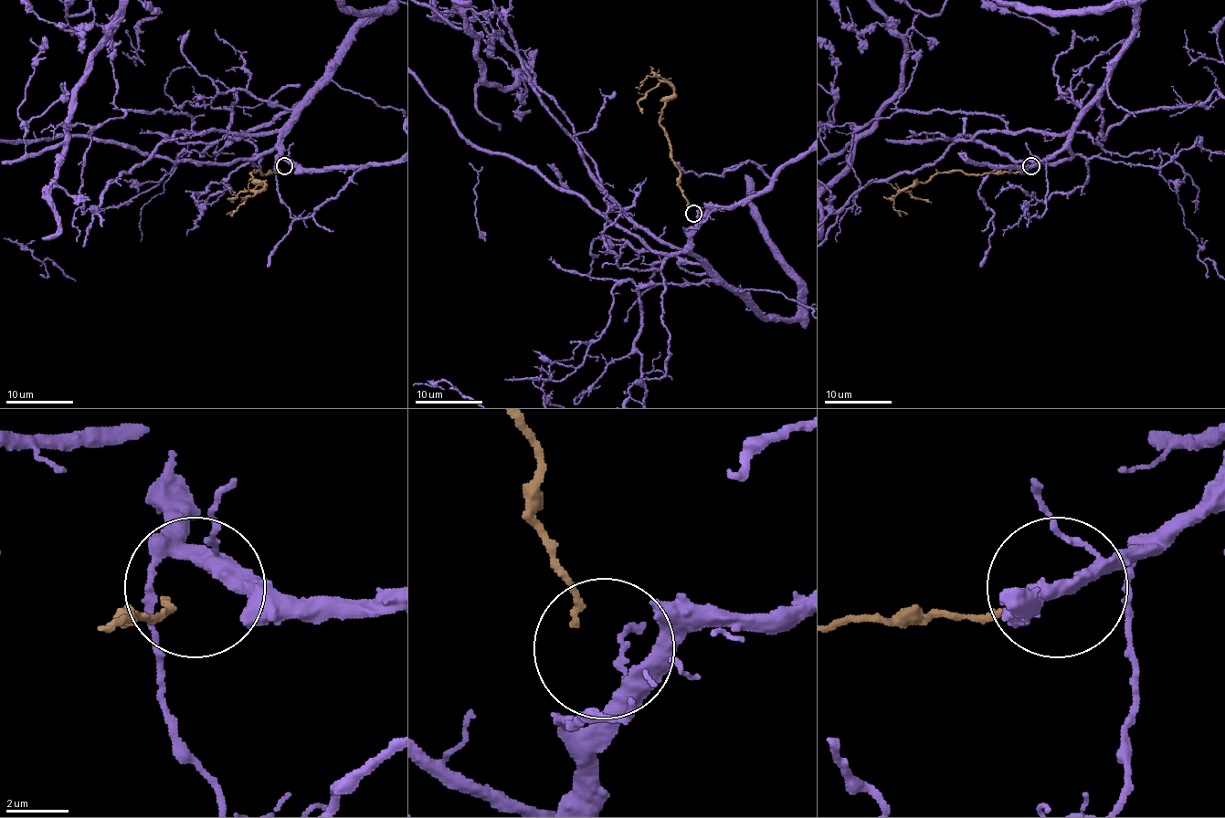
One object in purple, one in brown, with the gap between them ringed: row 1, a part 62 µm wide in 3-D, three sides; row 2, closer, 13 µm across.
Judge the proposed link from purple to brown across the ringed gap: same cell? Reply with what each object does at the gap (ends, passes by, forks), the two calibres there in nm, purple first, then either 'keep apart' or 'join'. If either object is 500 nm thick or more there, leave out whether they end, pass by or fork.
purple forks there; brown ends there; 400 nm thick on the purple side, 200 nm on the other; keep apart

